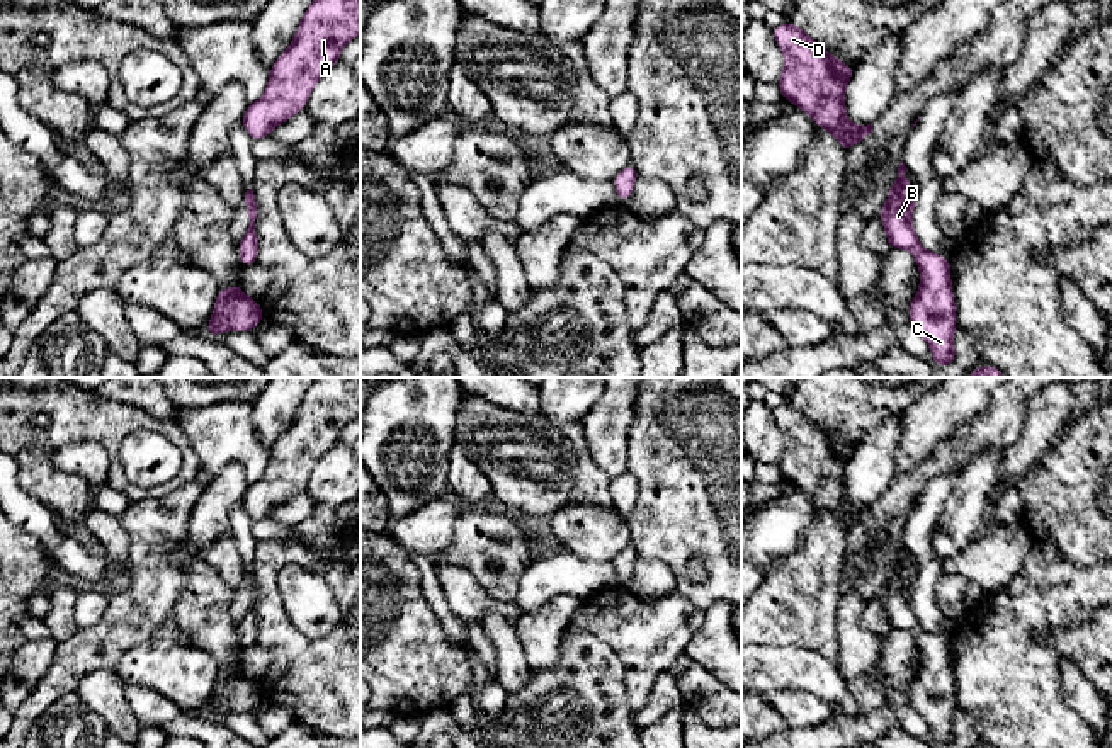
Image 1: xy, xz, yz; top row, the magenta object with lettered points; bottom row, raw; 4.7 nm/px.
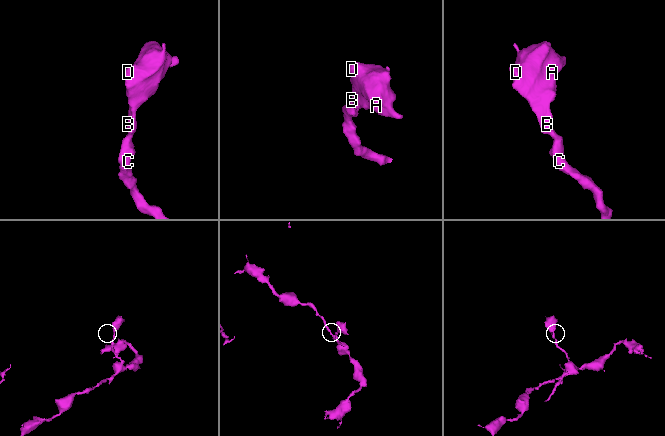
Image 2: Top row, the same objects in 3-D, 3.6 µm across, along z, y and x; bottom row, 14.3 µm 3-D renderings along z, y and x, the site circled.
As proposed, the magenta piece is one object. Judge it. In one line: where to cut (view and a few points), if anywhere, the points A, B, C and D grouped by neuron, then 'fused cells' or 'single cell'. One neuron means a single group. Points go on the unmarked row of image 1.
no cut | A B C D | single cell

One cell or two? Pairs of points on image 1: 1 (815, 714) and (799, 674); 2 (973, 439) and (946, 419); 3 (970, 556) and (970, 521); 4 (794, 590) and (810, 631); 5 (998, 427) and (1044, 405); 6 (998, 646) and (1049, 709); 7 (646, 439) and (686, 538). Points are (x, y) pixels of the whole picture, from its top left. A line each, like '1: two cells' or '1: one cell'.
1: two cells
2: two cells
3: two cells
4: one cell
5: two cells
6: one cell
7: one cell

